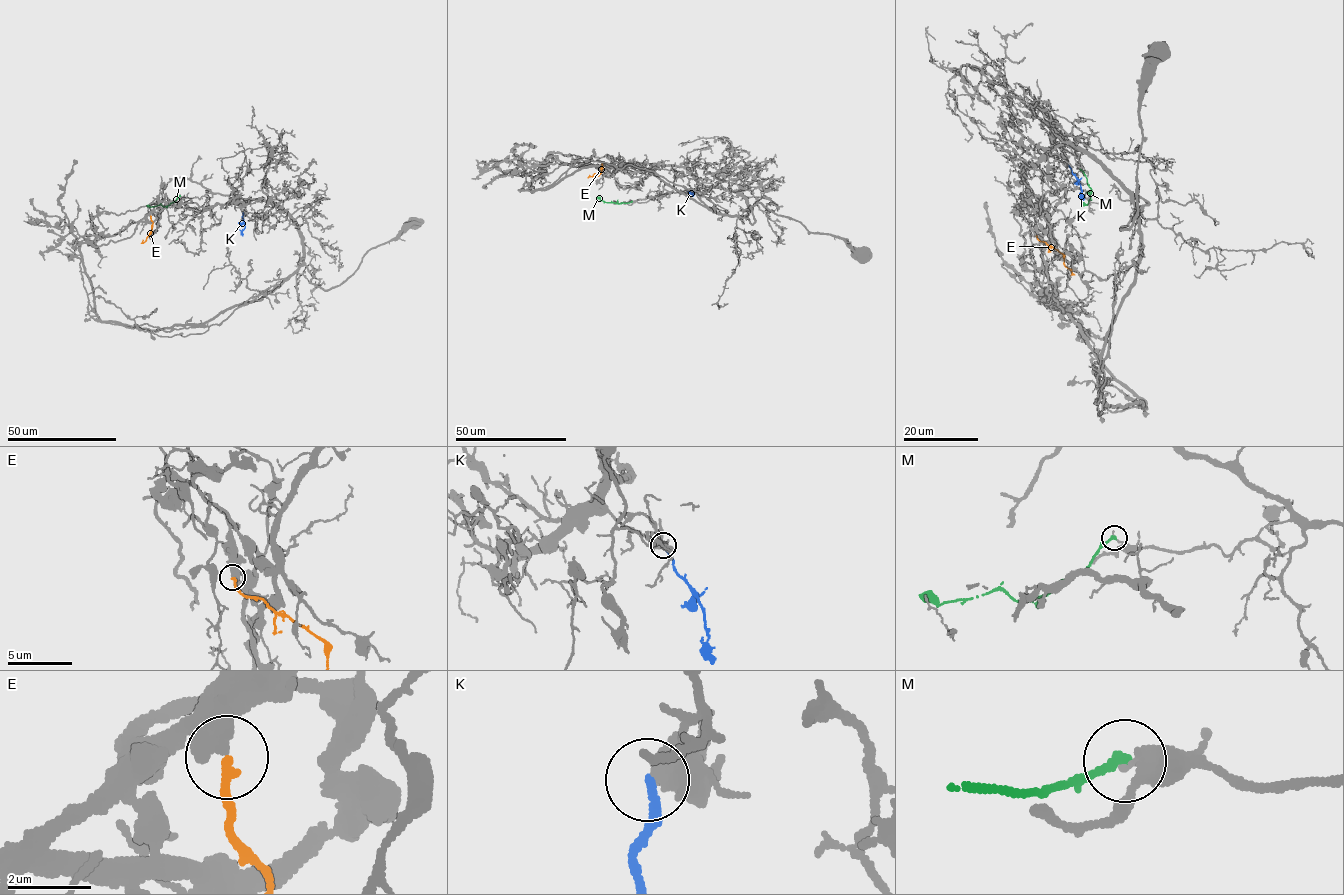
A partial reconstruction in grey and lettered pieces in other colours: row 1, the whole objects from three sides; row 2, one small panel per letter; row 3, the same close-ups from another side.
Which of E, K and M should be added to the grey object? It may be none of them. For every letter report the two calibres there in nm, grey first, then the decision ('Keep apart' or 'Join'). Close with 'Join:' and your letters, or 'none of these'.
E: Thickness 550 nm (grey) against 200 nm. Keep apart
K: Thickness 500 nm (grey) against 200 nm. Keep apart
M: Thickness 260 nm (grey) against 240 nm. Keep apart
Join: none of these

